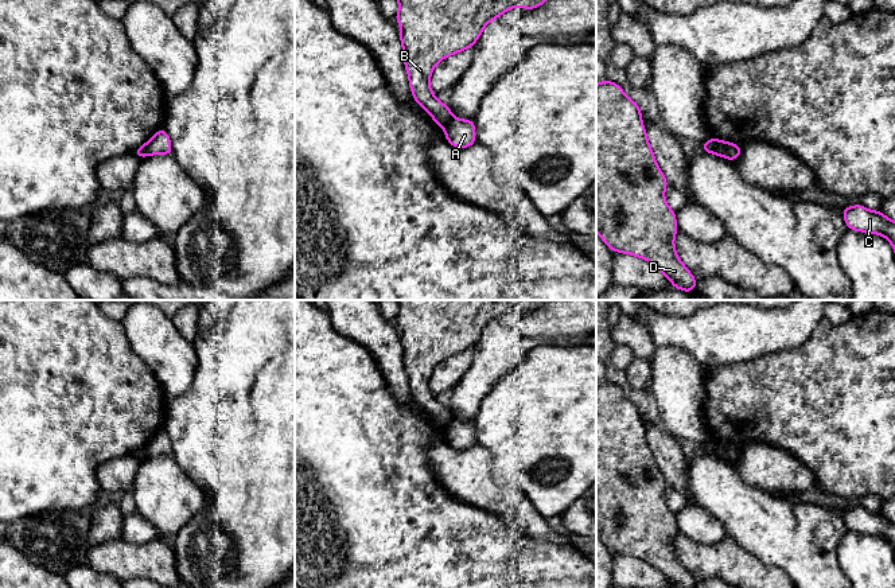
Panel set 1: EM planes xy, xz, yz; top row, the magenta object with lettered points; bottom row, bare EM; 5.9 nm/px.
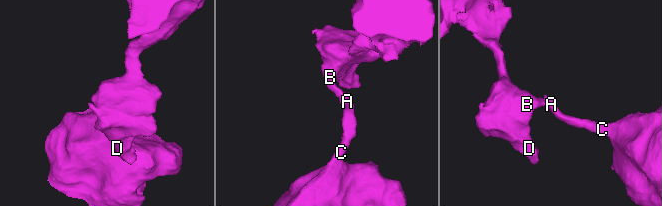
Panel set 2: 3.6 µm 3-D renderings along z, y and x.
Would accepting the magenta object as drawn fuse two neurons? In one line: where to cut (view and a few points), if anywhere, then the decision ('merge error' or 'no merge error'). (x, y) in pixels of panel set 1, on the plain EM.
cut in yz along (713, 440), (719, 455); merge error

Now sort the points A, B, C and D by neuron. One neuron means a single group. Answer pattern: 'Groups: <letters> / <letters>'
Groups: A C / B D

